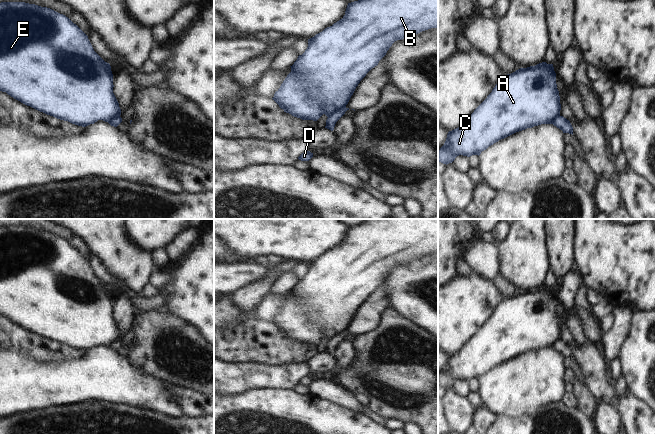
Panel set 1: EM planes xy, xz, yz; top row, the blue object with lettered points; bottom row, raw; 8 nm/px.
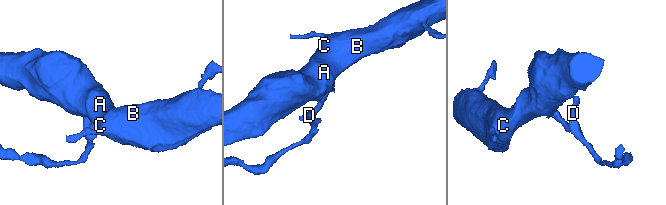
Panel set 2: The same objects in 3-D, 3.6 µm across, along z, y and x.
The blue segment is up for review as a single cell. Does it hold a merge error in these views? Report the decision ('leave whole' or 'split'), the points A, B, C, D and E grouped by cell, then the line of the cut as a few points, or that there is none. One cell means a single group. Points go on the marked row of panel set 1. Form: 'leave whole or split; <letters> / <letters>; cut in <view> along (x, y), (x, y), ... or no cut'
split; A B C E / D; cut in xz along (345, 106), (335, 110), (328, 117)

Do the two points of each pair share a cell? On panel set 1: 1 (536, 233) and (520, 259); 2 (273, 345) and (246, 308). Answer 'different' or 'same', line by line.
1: same
2: different

